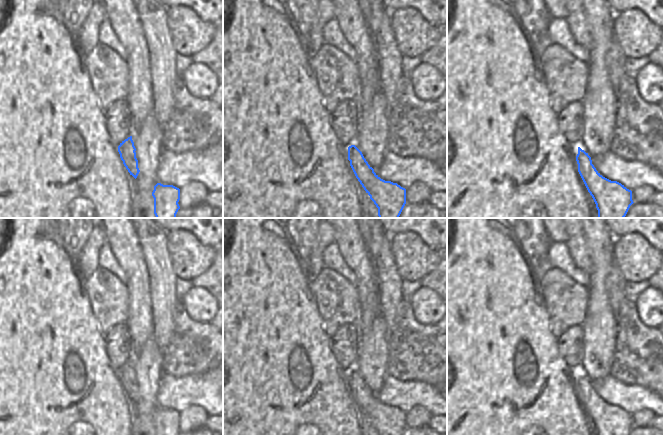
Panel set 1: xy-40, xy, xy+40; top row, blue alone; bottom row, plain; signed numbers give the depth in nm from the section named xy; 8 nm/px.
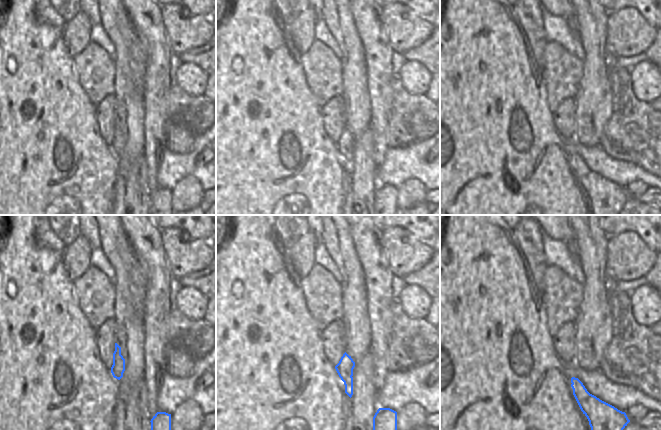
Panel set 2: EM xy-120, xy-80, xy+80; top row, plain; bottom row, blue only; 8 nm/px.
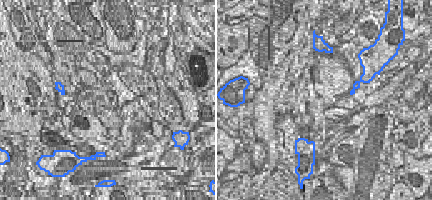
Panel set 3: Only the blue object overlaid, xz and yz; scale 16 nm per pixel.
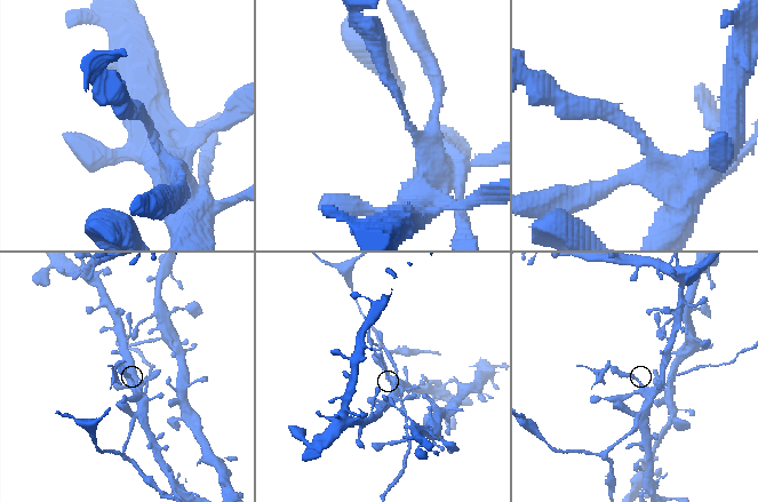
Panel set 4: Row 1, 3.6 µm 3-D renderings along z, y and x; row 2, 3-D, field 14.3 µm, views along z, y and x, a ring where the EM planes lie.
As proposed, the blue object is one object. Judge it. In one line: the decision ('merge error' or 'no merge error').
merge error

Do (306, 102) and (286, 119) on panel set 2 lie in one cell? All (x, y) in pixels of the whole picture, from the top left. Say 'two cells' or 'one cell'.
one cell

